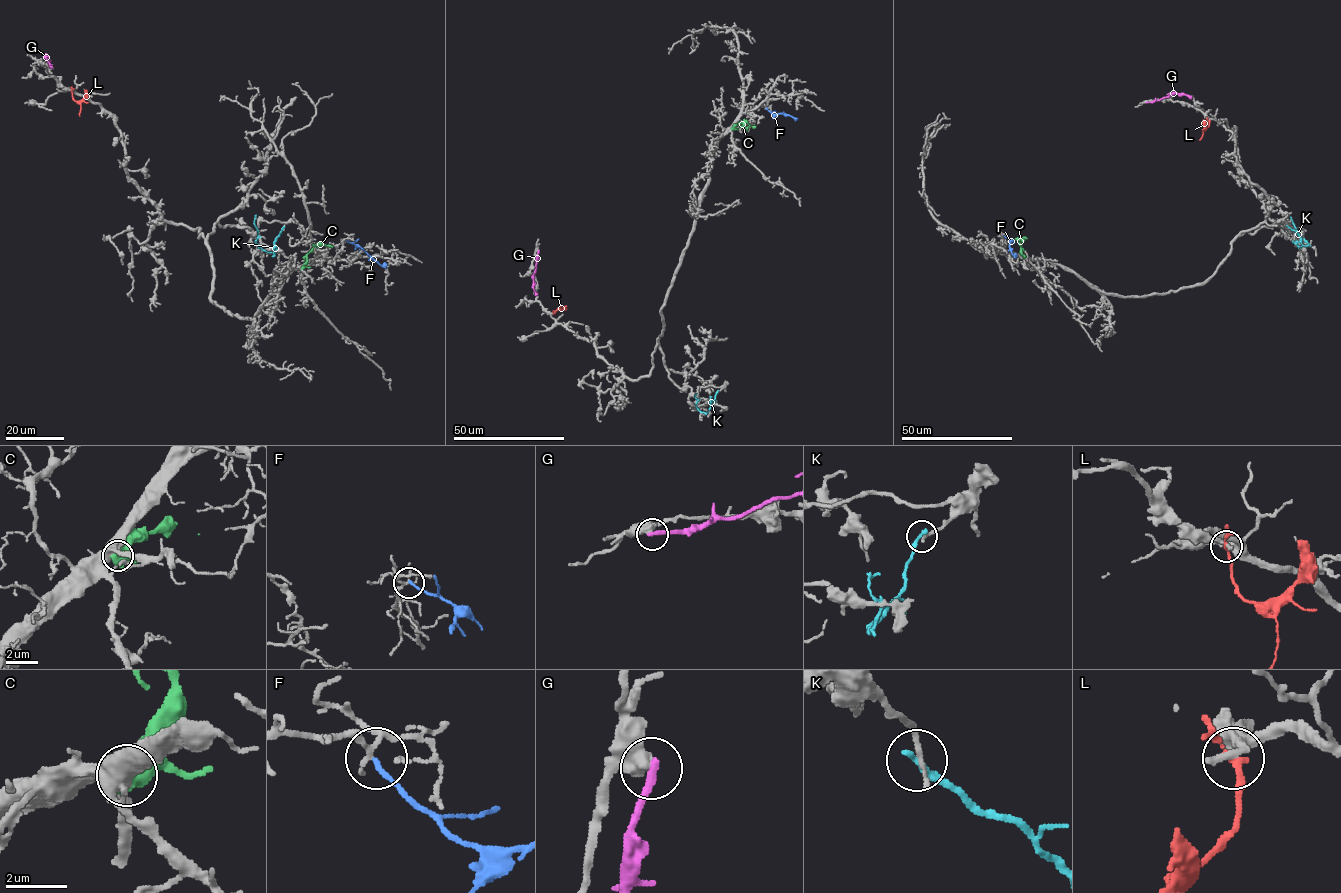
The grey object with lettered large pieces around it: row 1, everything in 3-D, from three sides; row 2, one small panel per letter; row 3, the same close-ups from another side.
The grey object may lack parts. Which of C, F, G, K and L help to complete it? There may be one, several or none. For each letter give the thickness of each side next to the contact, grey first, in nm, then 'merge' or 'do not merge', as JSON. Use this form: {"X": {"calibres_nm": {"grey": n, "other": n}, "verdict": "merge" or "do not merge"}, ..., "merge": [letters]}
{"C": {"calibres_nm": {"grey": 460, "other": 550}, "verdict": "do not merge"}, "F": {"calibres_nm": {"grey": 140, "other": 160}, "verdict": "do not merge"}, "G": {"calibres_nm": {"grey": 600, "other": 280}, "verdict": "do not merge"}, "K": {"calibres_nm": {"grey": 190, "other": 240}, "verdict": "do not merge"}, "L": {"calibres_nm": {"grey": 320, "other": 180}, "verdict": "do not merge"}, "merge": []}

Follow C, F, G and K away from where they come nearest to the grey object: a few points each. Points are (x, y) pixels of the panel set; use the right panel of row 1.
C: (1024, 257), (1017, 240), (1022, 241)
F: (1003, 236), (1010, 240), (1012, 254), (1014, 256), (1016, 253)
G: (1147, 102), (1175, 93), (1191, 97)
K: (1287, 226), (1299, 235), (1301, 243), (1309, 245), (1297, 234), (1290, 216)

